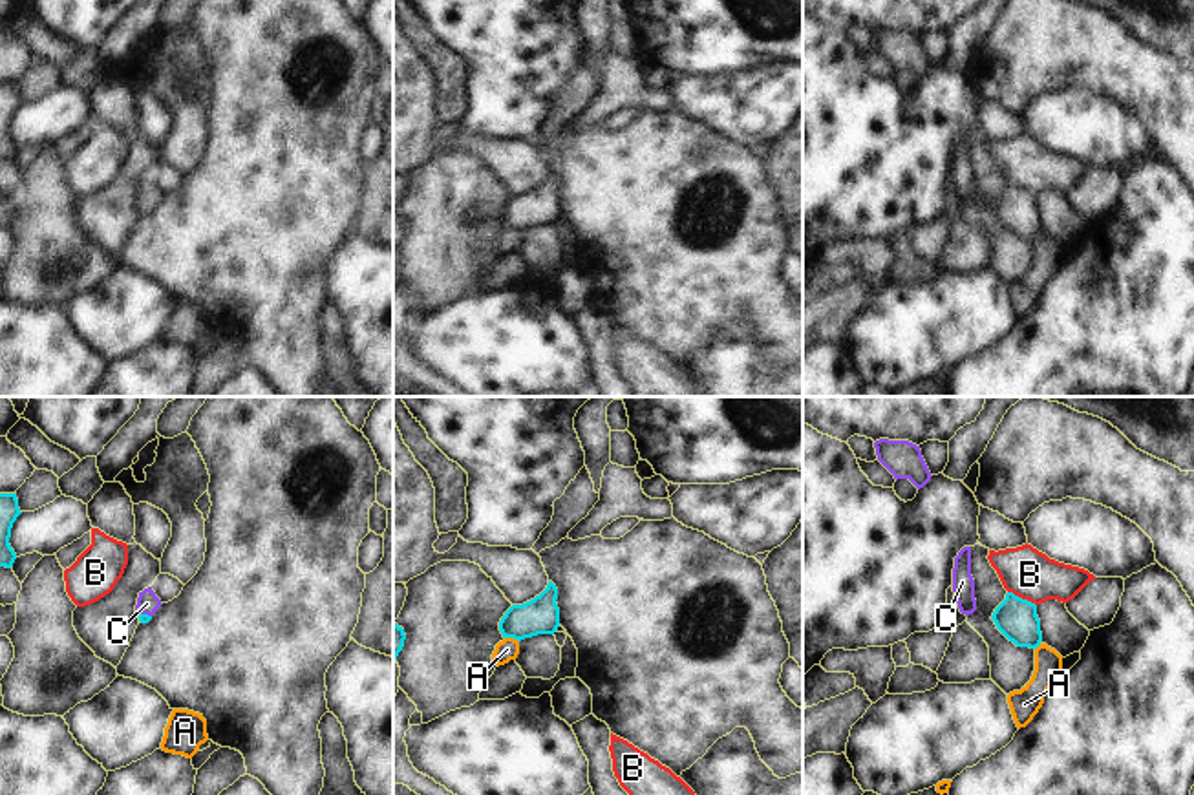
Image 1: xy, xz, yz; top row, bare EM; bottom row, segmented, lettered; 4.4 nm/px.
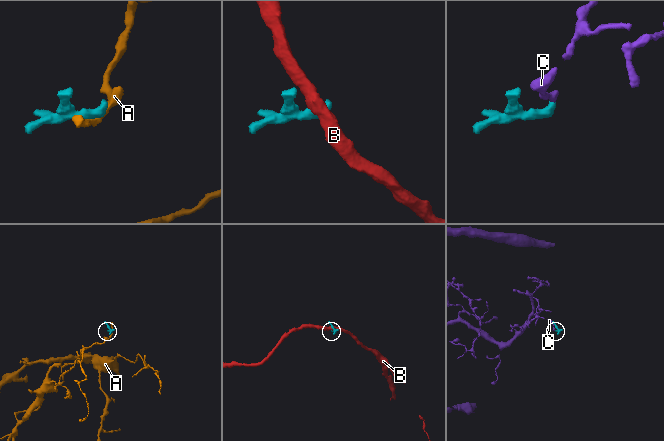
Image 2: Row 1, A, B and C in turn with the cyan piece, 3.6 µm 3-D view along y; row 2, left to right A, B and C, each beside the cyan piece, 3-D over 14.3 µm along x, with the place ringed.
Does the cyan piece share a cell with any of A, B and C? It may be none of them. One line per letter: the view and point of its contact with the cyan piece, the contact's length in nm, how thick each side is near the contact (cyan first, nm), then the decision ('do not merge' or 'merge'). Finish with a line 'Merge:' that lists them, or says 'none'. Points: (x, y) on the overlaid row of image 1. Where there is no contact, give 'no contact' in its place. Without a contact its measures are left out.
A: meets cyan in xz at (512, 636); contact 70 nm long; 160 nm thick on the cyan side, 90 nm on the other; do not merge
B: meets cyan in yz at (1021, 598); contact 140 nm long; 180 nm thick on the cyan side, 220 nm on the other; do not merge
C: meets cyan in xy at (145, 614); contact 60 nm long; 50 nm thick on the cyan side, 100 nm on the other; merge
Merge: C

